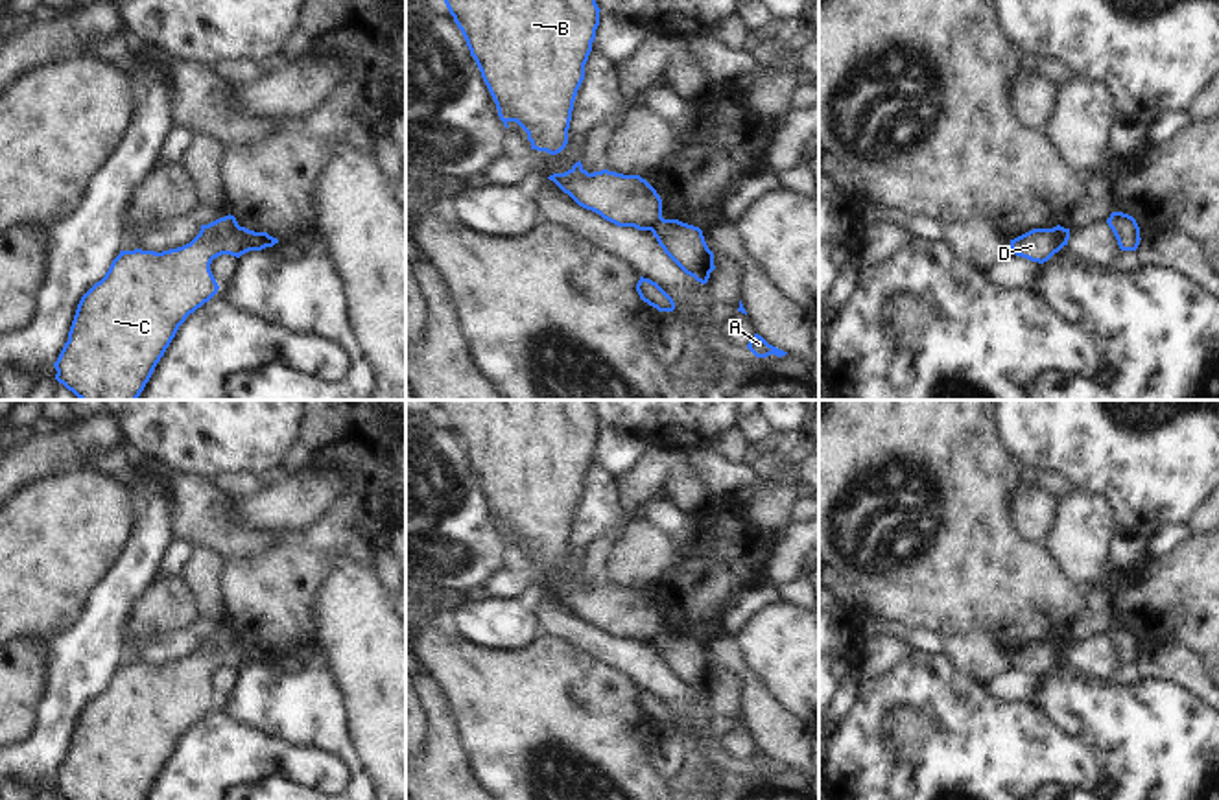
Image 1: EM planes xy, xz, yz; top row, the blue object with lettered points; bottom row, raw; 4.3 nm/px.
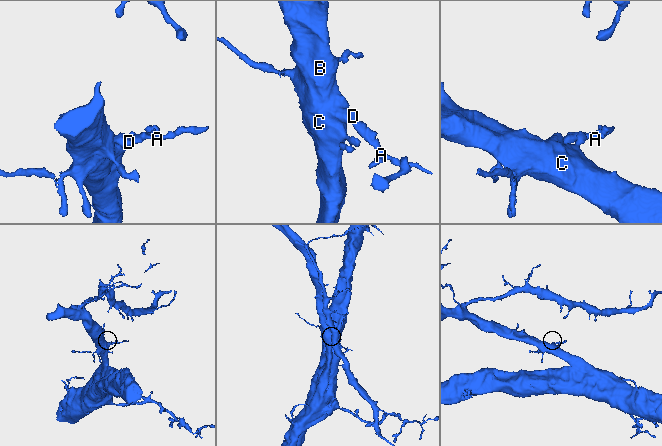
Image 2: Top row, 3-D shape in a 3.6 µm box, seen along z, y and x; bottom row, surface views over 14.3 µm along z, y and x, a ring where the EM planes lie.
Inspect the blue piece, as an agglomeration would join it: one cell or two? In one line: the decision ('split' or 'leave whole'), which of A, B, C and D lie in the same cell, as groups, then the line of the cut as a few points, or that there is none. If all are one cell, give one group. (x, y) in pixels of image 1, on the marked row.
split; groups A / B C D; cut xy (240, 227), (240, 238), (251, 249)

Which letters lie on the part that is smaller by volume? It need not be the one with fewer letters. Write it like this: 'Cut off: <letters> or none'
Cut off: A

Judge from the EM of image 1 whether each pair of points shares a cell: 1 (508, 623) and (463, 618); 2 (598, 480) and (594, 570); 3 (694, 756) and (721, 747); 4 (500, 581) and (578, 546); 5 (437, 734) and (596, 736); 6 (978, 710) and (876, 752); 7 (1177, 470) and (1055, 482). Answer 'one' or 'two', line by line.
1: one
2: two
3: two
4: one
5: two
6: one
7: two

